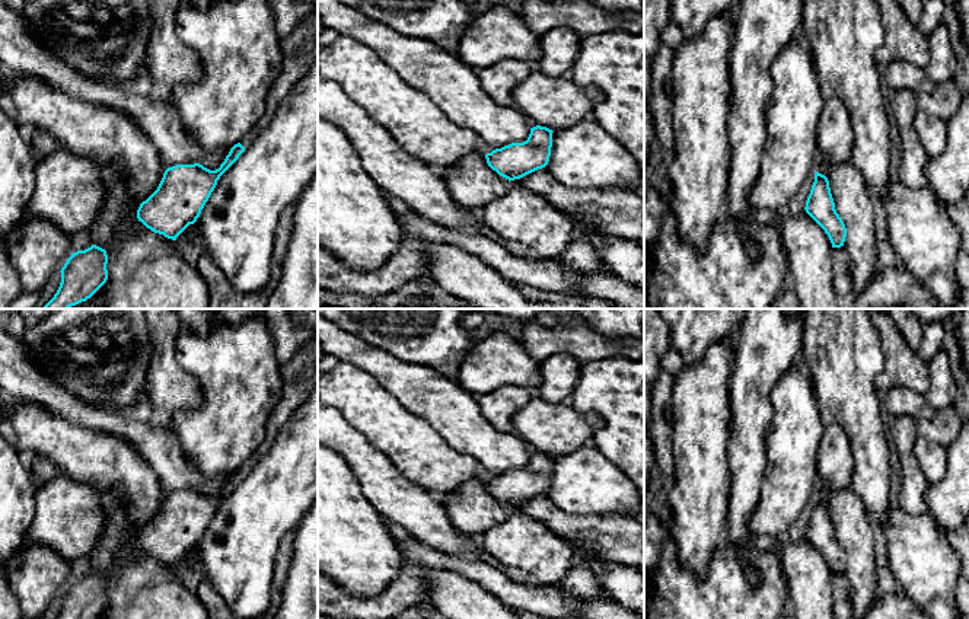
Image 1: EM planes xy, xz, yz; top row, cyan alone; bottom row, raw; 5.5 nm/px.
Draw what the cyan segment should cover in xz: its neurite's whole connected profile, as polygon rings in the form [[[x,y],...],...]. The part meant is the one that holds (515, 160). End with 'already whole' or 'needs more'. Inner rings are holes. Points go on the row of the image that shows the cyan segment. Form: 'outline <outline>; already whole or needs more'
outline [[[536,125],[523,143],[511,143],[485,154],[488,166],[500,176],[514,181],[548,165],[552,130]]]; already whole

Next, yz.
outline [[[819,172],[815,173],[815,182],[807,197],[804,210],[825,230],[832,248],[844,246],[847,229],[835,210],[829,181]]]; already whole

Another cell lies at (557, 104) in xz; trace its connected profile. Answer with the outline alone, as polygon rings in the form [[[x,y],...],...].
[[[514,58],[478,70],[478,79],[497,103],[516,106],[536,125],[552,131],[578,124],[605,99],[600,87],[580,86],[568,76],[545,76],[532,63]]]

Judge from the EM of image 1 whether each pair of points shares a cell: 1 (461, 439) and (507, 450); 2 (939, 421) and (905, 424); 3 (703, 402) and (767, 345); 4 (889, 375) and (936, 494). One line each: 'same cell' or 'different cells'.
1: same cell
2: same cell
3: different cells
4: different cells

